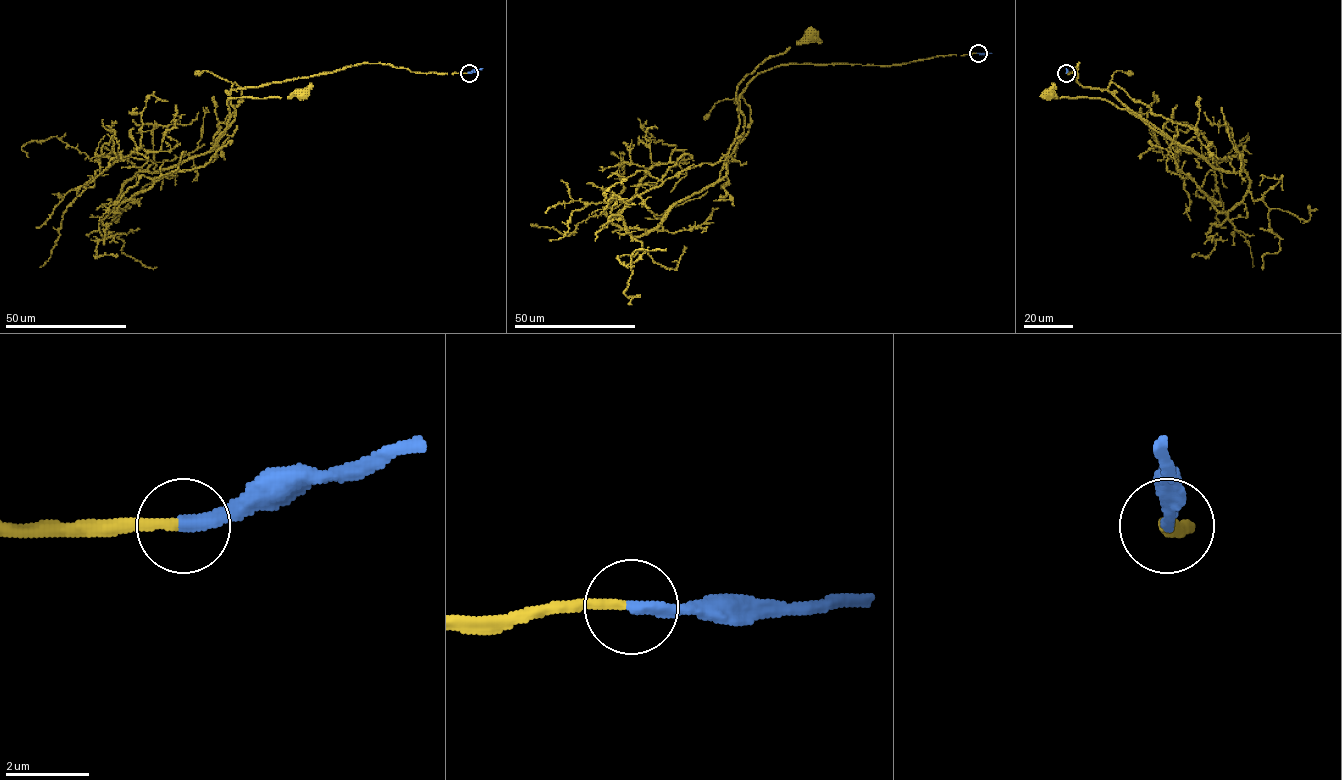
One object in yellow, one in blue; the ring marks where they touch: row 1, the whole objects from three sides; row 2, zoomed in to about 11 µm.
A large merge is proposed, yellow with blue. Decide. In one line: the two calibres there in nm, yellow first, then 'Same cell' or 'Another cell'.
Thickness 240 nm (yellow) against 320 nm. Same cell

